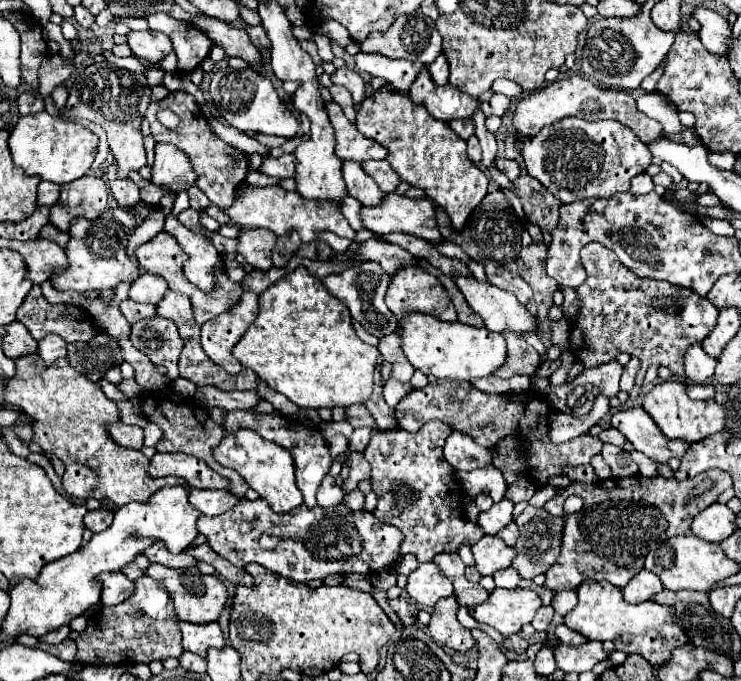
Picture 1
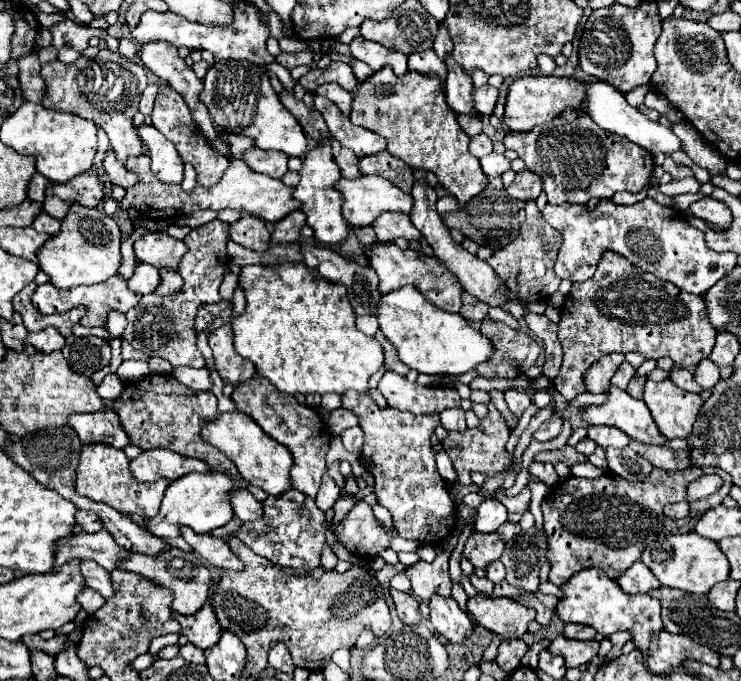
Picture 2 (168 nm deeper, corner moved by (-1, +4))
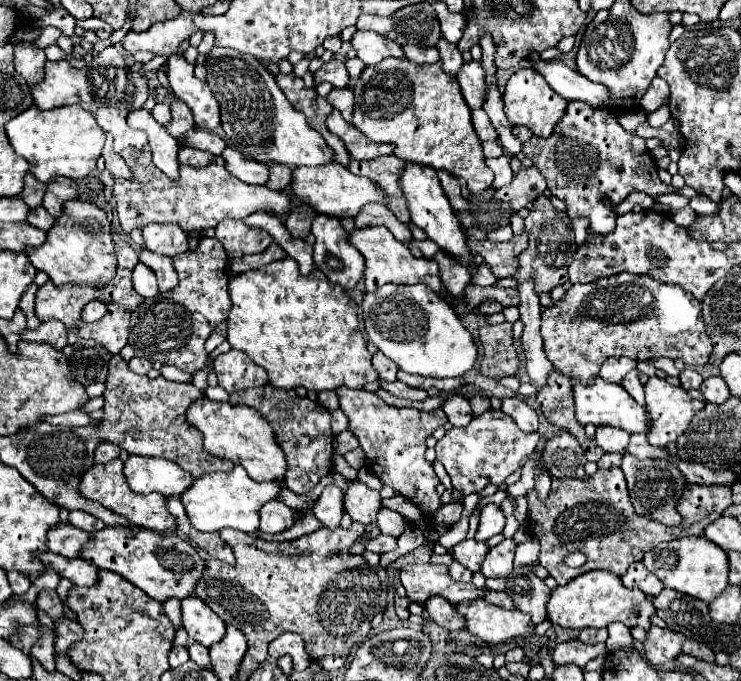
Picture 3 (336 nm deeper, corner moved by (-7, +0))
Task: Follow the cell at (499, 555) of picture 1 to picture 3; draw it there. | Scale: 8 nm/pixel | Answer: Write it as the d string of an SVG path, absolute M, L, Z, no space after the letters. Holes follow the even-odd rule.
M463 540L453 546L453 560L457 560L461 566L465 566L471 572L477 572L481 568L481 560L489 552L489 546L485 542L477 540Z

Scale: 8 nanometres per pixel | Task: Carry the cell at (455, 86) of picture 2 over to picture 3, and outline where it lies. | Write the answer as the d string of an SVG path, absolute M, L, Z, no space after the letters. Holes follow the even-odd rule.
M441 38L439 44L437 44L437 50L439 50L441 62L443 62L443 70L455 76L457 68L461 68L461 64L463 64L463 58L461 58L461 52L459 52L457 44L451 44L445 38Z

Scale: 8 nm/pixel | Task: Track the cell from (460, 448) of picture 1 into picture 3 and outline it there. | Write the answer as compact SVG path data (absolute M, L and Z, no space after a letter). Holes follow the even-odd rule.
M455 394L455 396L449 396L445 402L443 402L443 412L447 414L449 422L453 426L467 426L473 418L473 412L471 412L471 404L465 396L461 394Z

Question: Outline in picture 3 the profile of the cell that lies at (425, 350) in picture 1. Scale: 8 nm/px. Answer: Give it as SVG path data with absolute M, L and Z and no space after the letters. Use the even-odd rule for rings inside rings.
M383 284L363 298L367 338L401 370L431 378L453 378L469 372L477 360L477 346L453 308L425 284Z

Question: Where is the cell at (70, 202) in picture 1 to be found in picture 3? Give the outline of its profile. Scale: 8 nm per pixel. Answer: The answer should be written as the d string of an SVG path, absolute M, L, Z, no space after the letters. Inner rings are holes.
M53 178L47 184L47 190L45 190L41 204L55 218L55 216L61 216L63 202L73 200L73 198L77 198L77 184L69 178Z

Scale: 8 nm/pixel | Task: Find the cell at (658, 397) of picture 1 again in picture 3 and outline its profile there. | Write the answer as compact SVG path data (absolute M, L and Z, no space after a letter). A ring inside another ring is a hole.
M651 376L645 384L645 402L647 402L645 408L647 408L649 420L651 420L651 426L647 430L647 440L649 444L659 446L659 448L665 448L669 442L675 442L677 436L685 432L691 418L705 406L703 400L691 398L683 388L675 388L667 380L657 378L657 376Z

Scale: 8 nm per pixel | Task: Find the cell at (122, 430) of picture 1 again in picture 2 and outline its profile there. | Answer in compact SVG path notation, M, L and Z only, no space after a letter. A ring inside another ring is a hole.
M111 408L95 414L75 414L69 424L75 428L83 444L103 442L113 448L125 448L131 444L131 438L123 430L119 416Z

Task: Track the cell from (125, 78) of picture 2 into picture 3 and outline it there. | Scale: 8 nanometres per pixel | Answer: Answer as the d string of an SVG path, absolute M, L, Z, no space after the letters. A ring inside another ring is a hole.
M115 46L101 50L99 56L91 60L89 68L75 68L69 62L45 62L43 82L31 88L35 106L41 110L51 110L51 108L67 106L67 104L79 104L87 108L95 116L97 124L113 136L115 152L121 152L125 148L143 150L147 146L145 134L139 130L131 130L125 120L125 116L131 110L137 110L145 104L147 92L149 92L149 86L147 86L145 74L127 70L125 56ZM129 84L133 84L133 92L127 90Z

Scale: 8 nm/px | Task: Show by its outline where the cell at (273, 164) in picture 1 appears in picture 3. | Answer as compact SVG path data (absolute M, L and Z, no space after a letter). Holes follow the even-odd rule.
M225 148L221 156L225 160L227 172L233 174L235 178L239 178L245 184L265 184L269 180L269 170L261 162L249 160L233 148Z

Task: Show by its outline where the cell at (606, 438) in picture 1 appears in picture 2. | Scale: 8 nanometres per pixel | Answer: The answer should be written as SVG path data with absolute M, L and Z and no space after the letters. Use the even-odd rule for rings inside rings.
M589 426L589 438L595 440L595 444L601 448L609 448L609 446L623 448L631 442L631 438L619 428L607 428L607 426Z

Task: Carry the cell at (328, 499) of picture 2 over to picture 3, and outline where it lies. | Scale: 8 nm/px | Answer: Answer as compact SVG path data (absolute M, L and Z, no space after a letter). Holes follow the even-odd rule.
M327 486L319 500L313 506L313 516L329 530L335 530L343 516L343 504L341 504L341 488Z

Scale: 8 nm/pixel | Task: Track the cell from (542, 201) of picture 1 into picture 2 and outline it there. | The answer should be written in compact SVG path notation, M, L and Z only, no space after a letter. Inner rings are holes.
M521 170L517 172L513 184L507 188L507 194L511 198L517 198L517 200L537 200L537 196L543 192L543 180L529 172L529 170Z

